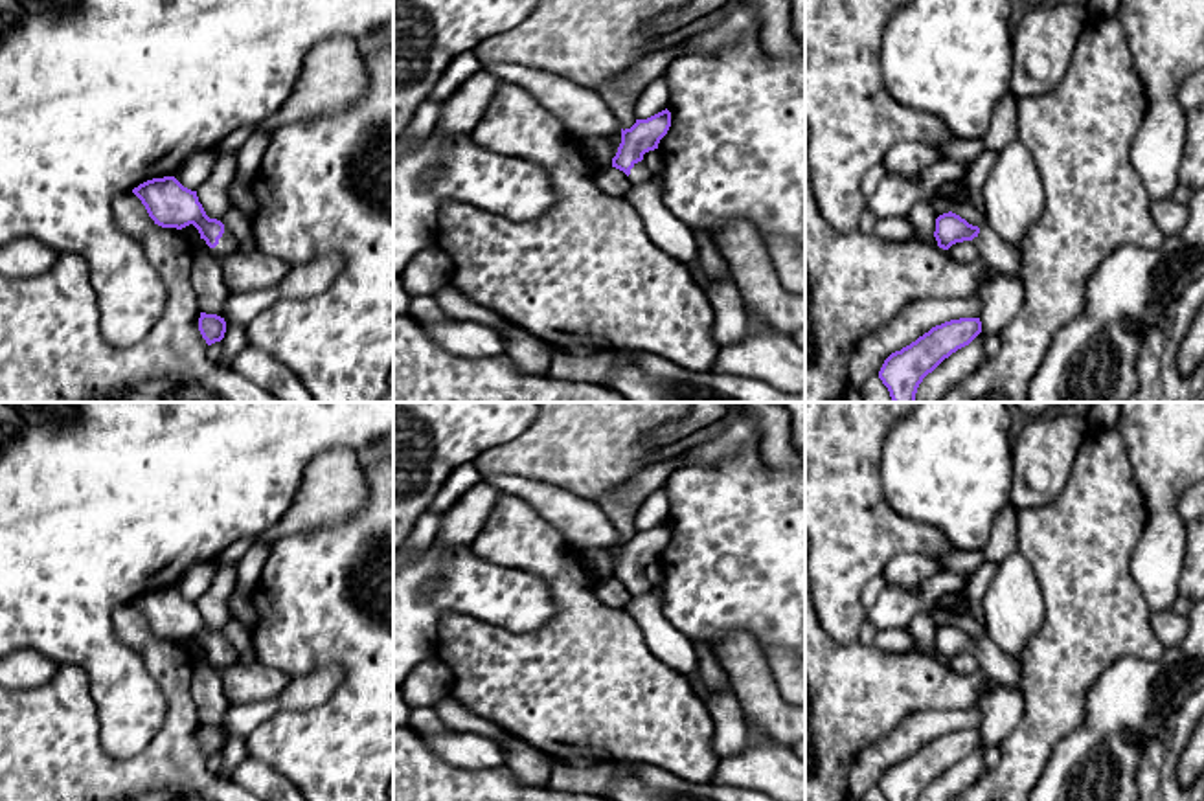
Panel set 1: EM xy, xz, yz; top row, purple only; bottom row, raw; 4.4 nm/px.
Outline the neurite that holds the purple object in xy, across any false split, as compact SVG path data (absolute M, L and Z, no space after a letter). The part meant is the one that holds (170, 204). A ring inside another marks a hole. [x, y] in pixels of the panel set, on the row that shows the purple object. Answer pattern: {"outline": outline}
{"outline": "M175 176L147 180L132 193L142 200L154 224L176 230L193 224L217 259L239 250L235 235L221 220L210 219L197 191L184 187Z"}

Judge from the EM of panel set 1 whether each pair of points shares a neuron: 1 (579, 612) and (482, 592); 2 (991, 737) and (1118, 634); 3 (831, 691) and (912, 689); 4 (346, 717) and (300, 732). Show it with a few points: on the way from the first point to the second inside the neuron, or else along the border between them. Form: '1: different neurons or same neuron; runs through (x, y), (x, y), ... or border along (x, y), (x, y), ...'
1: different neurons; border along (532, 570), (557, 590), (557, 610), (522, 634)
2: different neurons; border along (1021, 689), (1021, 721), (997, 746)
3: same neuron; runs through (851, 691), (892, 689)
4: same neuron; runs through (335, 728), (331, 732), (311, 732)

